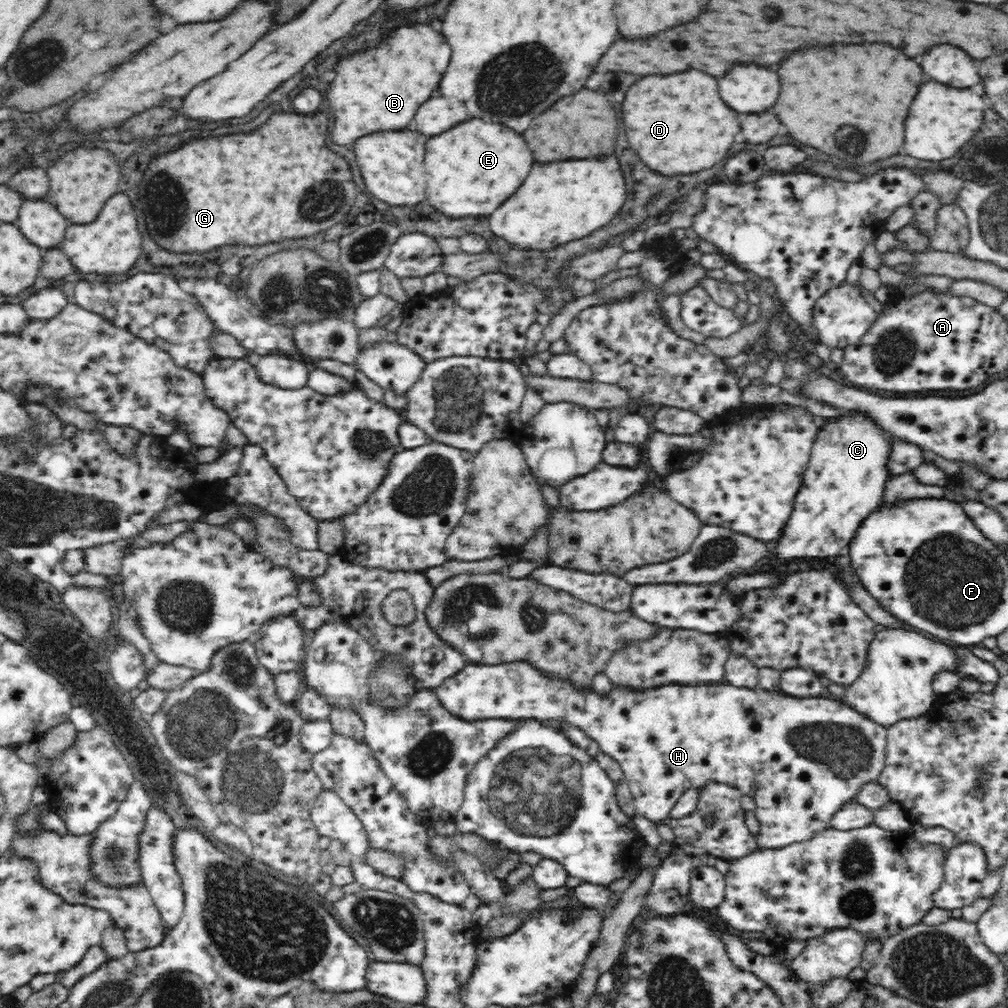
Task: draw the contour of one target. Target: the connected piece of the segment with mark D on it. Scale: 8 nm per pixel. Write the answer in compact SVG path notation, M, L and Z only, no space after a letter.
M698 70L664 78L642 78L638 84L630 86L622 118L628 144L642 158L642 162L660 176L694 174L712 168L726 158L736 134L740 132L736 112L728 110L718 96L716 78Z

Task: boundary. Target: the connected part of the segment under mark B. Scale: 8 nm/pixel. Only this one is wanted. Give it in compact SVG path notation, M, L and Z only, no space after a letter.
M422 24L398 28L376 50L360 54L360 62L342 62L336 84L328 92L334 110L334 142L348 146L362 136L408 128L418 108L432 98L448 64L448 42Z

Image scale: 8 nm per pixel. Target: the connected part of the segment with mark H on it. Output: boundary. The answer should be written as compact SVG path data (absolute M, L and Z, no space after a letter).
M512 662L504 664L483 664L465 665L454 676L444 678L438 686L434 686L431 692L437 700L437 704L445 712L460 718L462 720L480 720L490 717L520 717L521 719L538 719L544 717L560 718L570 721L570 723L582 727L588 735L598 741L599 749L612 755L614 759L620 762L623 774L626 777L630 790L634 797L635 809L640 813L648 816L655 823L668 820L669 810L676 802L676 799L687 788L700 788L707 780L714 779L720 782L728 783L737 789L743 795L750 795L755 798L756 808L755 815L761 821L760 834L757 835L758 843L764 847L781 847L795 842L804 842L810 840L813 836L831 827L832 818L837 812L843 810L846 804L854 803L858 792L866 784L878 781L884 768L886 768L887 740L886 729L883 724L878 724L875 720L870 720L866 714L858 712L854 707L847 705L842 699L836 699L832 696L820 695L817 697L794 697L782 696L780 692L764 692L764 690L750 690L750 688L734 688L728 684L702 684L702 685L665 685L648 691L628 691L628 689L616 689L610 696L602 697L596 693L578 693L568 683L559 681L550 681L540 676L540 673L529 664L524 662Z

